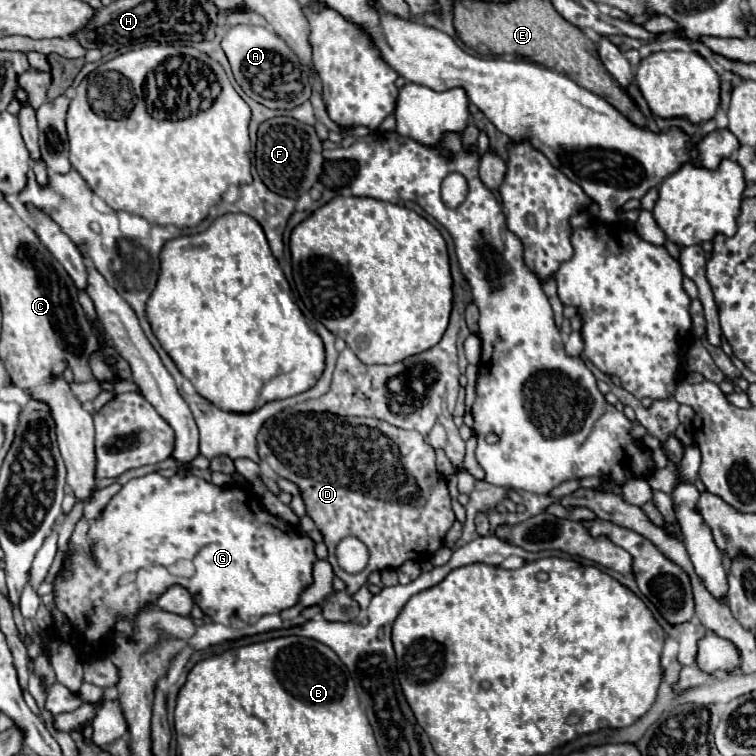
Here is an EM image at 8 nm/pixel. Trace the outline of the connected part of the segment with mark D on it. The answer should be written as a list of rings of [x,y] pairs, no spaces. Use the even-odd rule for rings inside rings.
[[[297,412],[267,420],[259,430],[257,448],[259,456],[267,460],[277,476],[299,484],[307,514],[325,536],[325,544],[329,548],[327,560],[331,562],[335,576],[347,584],[349,594],[357,592],[373,570],[399,568],[407,560],[429,560],[443,546],[443,538],[455,520],[447,484],[435,470],[435,450],[415,430],[399,430],[397,426],[377,418],[343,418],[327,412]],[[347,536],[359,538],[371,554],[365,570],[359,574],[347,574],[335,558],[337,544]]]

